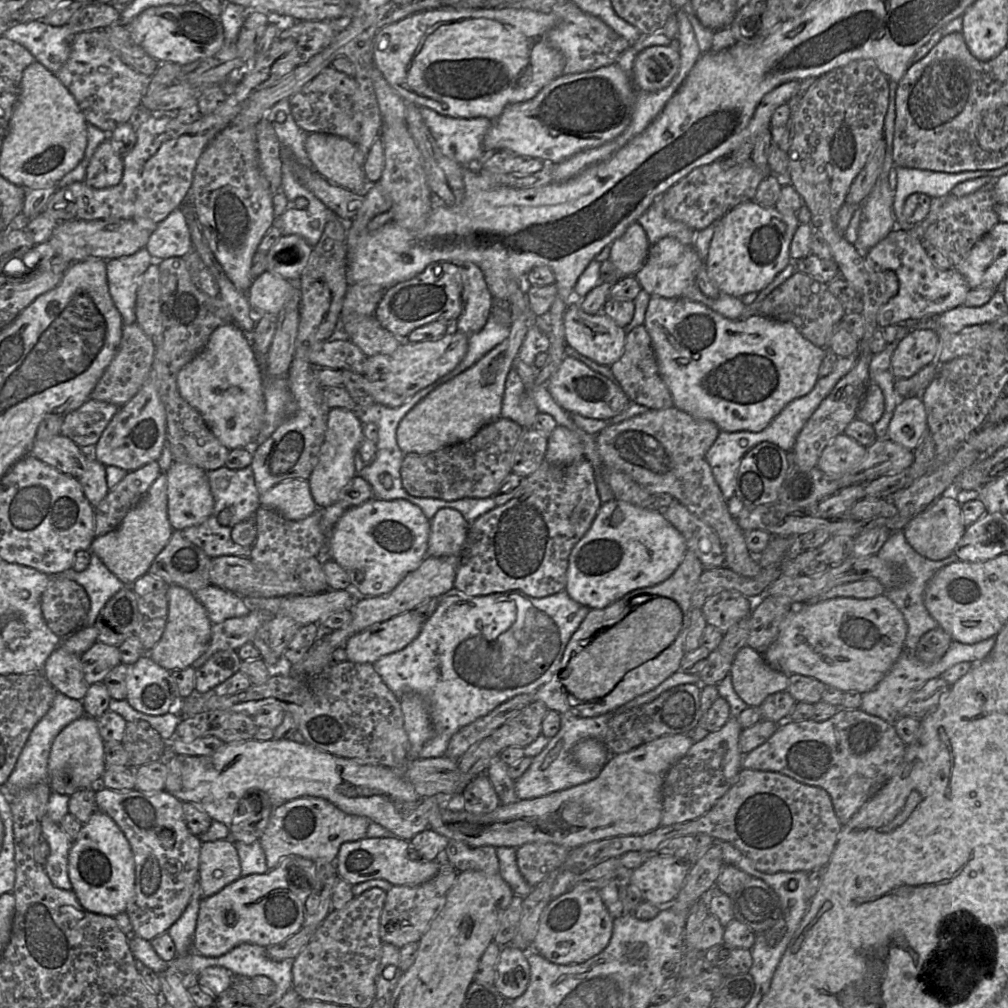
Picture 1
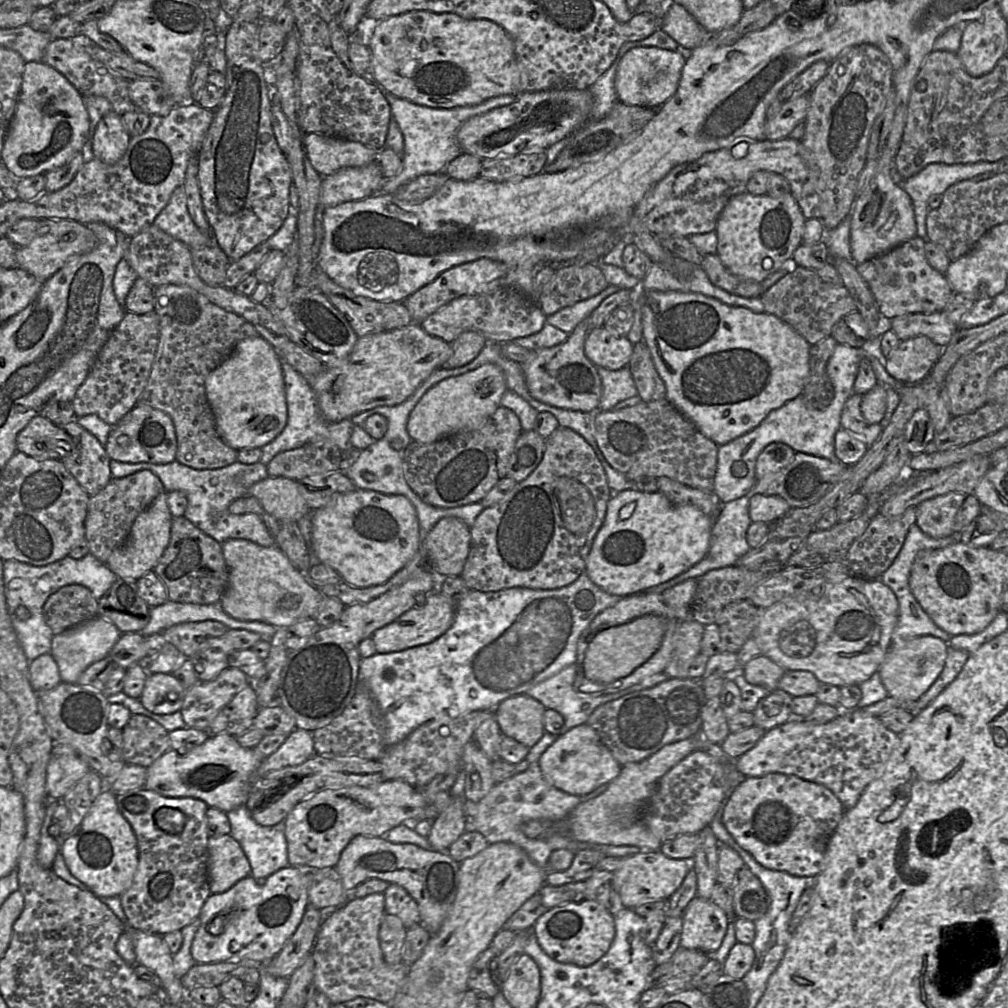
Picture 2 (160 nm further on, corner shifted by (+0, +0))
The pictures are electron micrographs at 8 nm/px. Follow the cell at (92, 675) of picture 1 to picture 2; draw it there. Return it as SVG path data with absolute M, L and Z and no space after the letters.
M141 632L124 633L110 650L110 657L117 667L124 669L146 659L145 636Z

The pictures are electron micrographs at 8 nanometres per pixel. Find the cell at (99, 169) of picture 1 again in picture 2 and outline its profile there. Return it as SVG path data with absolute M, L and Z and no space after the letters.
M112 110L97 125L92 140L92 154L105 164L115 164L125 154L130 138L121 115Z

